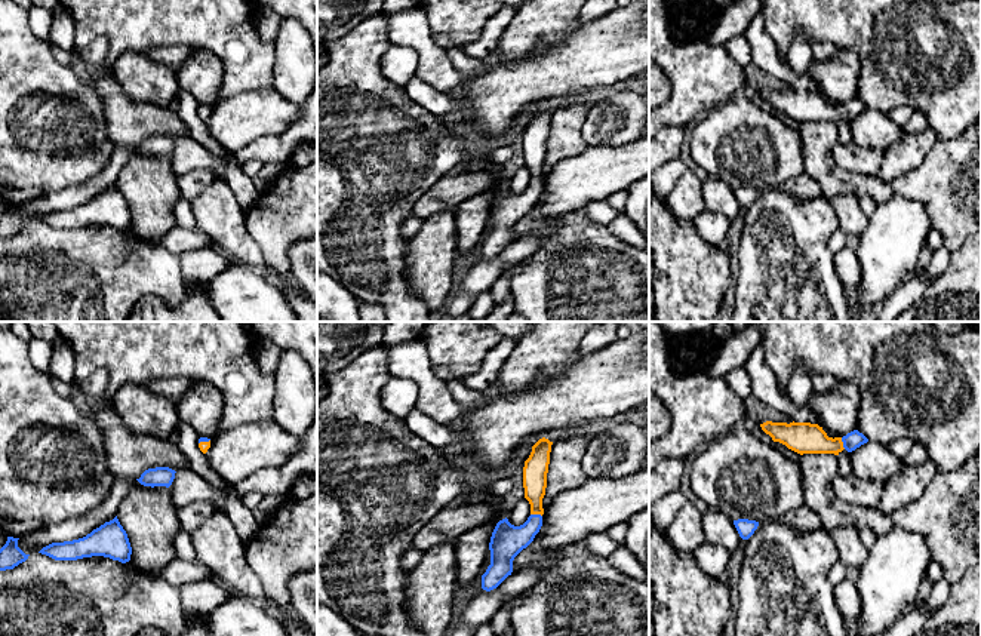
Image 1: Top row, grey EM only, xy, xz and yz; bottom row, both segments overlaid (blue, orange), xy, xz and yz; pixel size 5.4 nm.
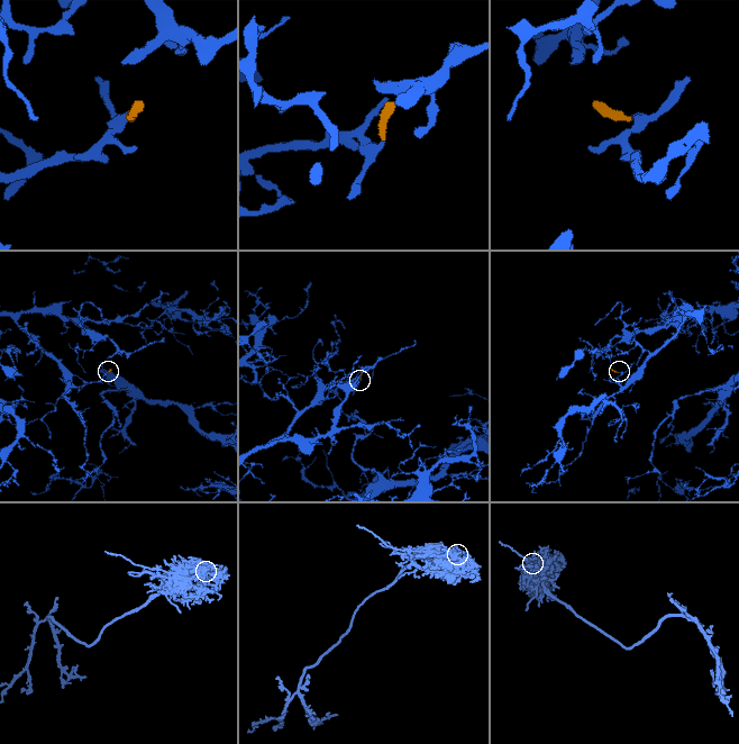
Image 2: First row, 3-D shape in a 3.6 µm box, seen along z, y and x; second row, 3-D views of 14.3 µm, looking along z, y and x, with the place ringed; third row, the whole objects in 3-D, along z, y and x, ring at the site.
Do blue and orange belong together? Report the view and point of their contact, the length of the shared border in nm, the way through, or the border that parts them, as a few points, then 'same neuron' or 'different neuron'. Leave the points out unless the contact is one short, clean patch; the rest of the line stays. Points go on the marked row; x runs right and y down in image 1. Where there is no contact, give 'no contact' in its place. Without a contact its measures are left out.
contact xz (537, 515); length 70 nm; way xz (507, 541), (516, 538), (537, 515), (535, 469); same neuron

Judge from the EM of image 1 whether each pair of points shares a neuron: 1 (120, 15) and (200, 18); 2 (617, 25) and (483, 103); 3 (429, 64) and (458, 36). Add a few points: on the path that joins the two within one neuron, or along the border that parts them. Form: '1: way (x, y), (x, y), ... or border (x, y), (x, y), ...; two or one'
1: way (140, 15), (181, 15); one
2: way (584, 58), (577, 65), (547, 73), (516, 86); one
3: border (429, 18), (431, 37), (445, 51); two

